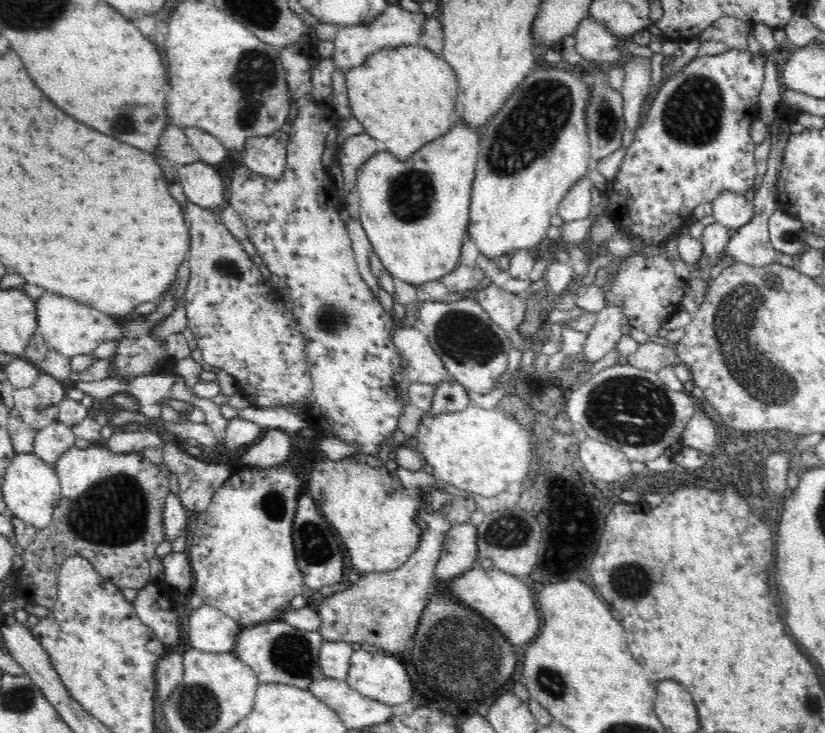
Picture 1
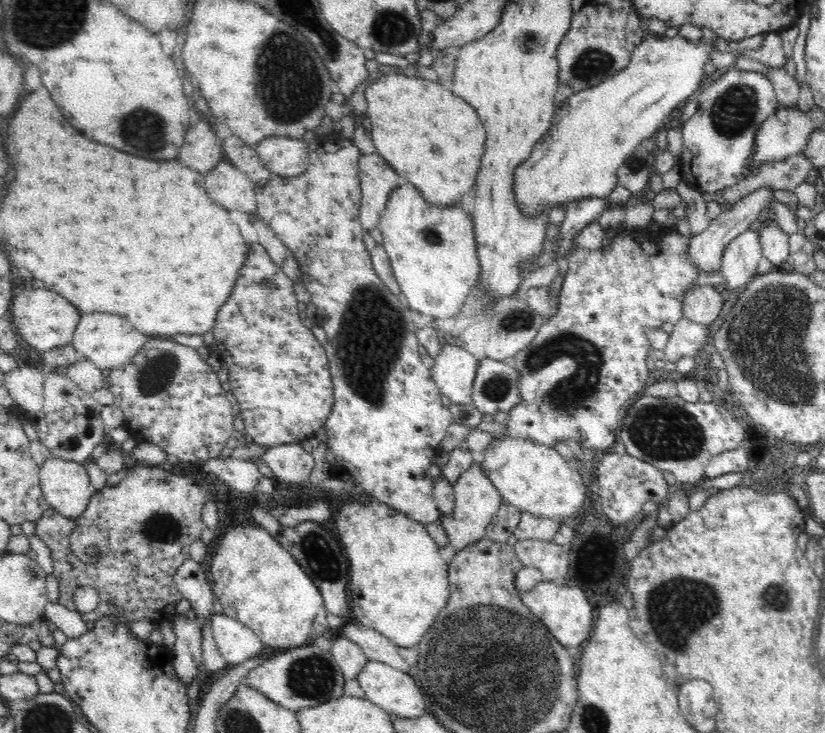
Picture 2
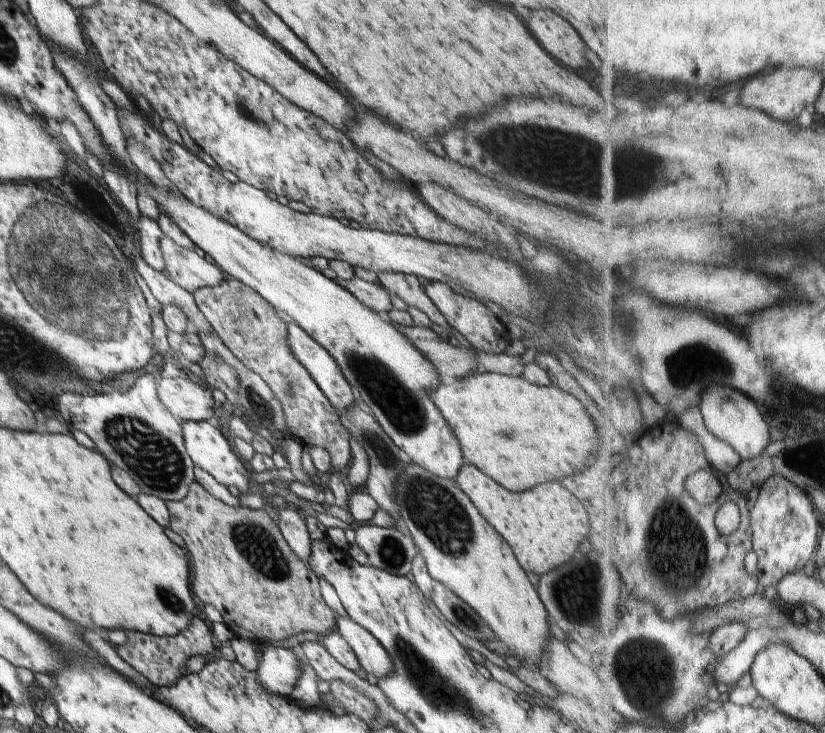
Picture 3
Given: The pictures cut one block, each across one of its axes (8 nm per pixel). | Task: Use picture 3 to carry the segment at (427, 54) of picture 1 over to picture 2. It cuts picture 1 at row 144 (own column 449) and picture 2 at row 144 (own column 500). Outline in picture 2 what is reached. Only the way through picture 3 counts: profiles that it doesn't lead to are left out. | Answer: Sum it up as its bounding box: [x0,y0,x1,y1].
[365,74,486,208]

